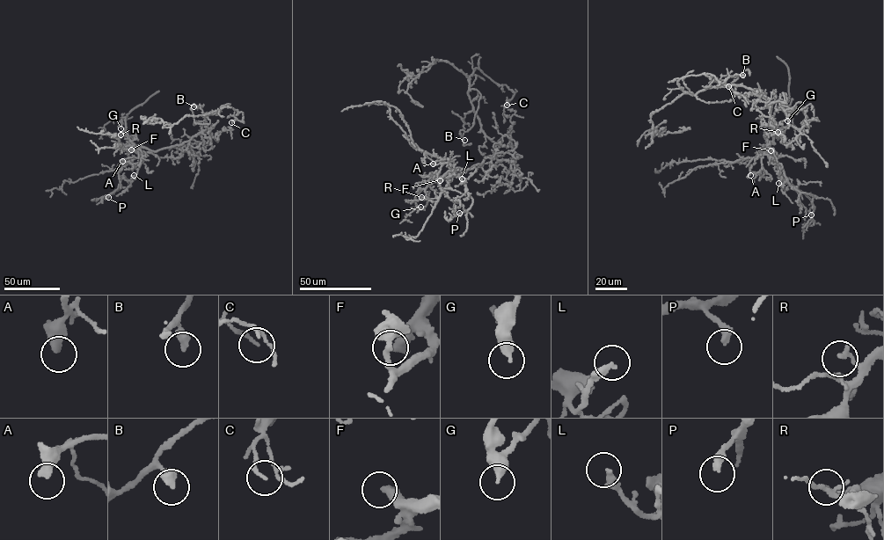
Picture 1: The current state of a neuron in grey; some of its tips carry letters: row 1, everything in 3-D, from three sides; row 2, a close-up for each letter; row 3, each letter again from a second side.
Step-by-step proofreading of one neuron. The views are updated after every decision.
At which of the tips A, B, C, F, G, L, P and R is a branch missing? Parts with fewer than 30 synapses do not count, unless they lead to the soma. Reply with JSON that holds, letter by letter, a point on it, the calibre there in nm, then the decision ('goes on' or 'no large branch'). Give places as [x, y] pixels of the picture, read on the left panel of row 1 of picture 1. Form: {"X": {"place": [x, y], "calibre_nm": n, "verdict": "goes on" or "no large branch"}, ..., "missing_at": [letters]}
{"A": {"place": [122, 161], "calibre_nm": 440, "verdict": "no large branch"}, "B": {"place": [193, 106], "calibre_nm": 400, "verdict": "no large branch"}, "C": {"place": [231, 122], "calibre_nm": 130, "verdict": "no large branch"}, "F": {"place": [131, 149], "calibre_nm": 400, "verdict": "goes on"}, "G": {"place": [120, 128], "calibre_nm": 340, "verdict": "no large branch"}, "L": {"place": [134, 175], "calibre_nm": 280, "verdict": "no large branch"}, "P": {"place": [108, 197], "calibre_nm": 320, "verdict": "no large branch"}, "R": {"place": [120, 134], "calibre_nm": 150, "verdict": "no large branch"}, "missing_at": ["F"]}

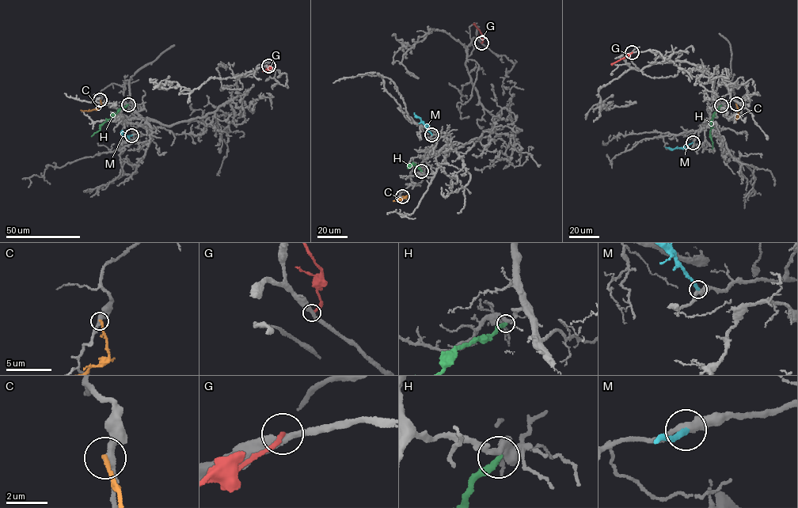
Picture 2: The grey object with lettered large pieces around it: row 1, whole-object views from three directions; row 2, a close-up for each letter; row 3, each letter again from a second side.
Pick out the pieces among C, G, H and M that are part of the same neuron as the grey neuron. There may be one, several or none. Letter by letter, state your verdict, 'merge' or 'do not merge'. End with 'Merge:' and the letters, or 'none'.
C: do not merge
G: do not merge
H: do not merge
M: merge
Merge: M

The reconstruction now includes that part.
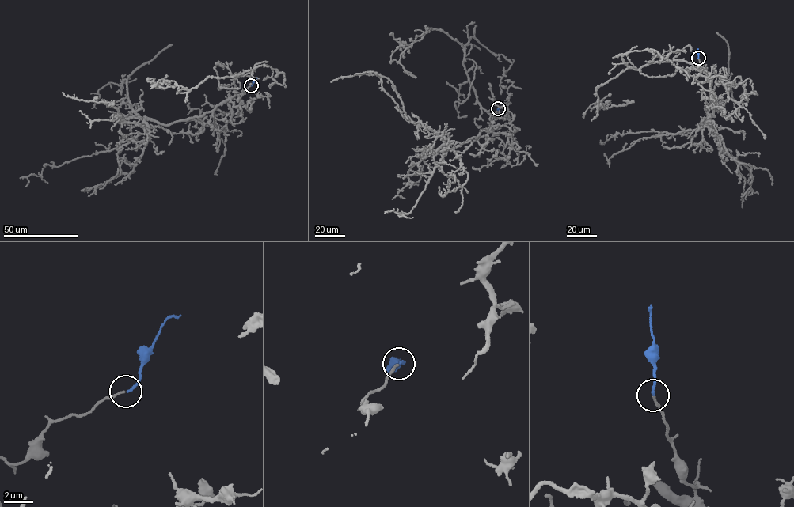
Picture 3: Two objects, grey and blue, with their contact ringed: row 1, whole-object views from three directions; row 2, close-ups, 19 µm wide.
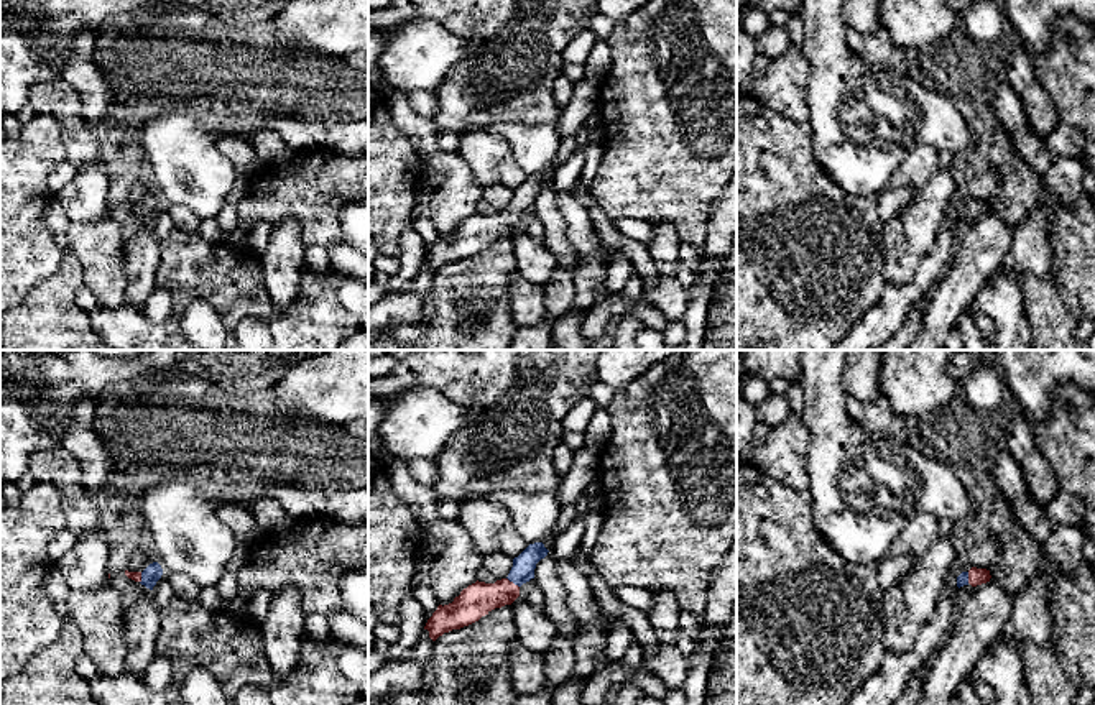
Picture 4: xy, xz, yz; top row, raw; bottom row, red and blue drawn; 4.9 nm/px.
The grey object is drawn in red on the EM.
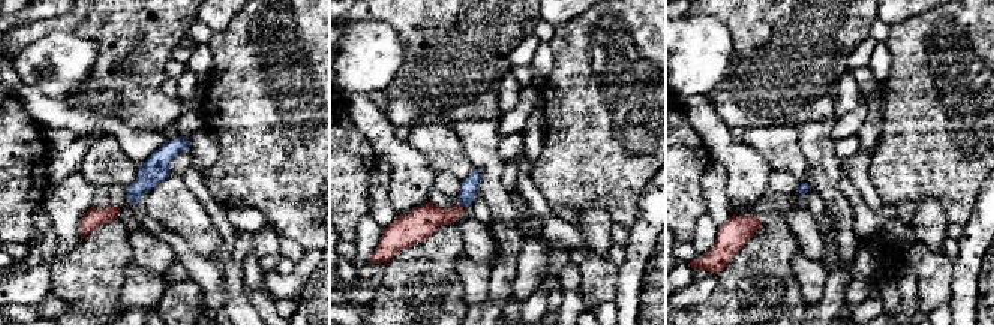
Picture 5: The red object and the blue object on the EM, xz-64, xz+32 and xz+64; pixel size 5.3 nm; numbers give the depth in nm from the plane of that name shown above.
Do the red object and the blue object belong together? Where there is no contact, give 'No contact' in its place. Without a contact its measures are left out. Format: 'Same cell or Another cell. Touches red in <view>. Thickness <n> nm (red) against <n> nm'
Same cell. Touches red in xz. Thickness 160 nm (red) against 110 nm

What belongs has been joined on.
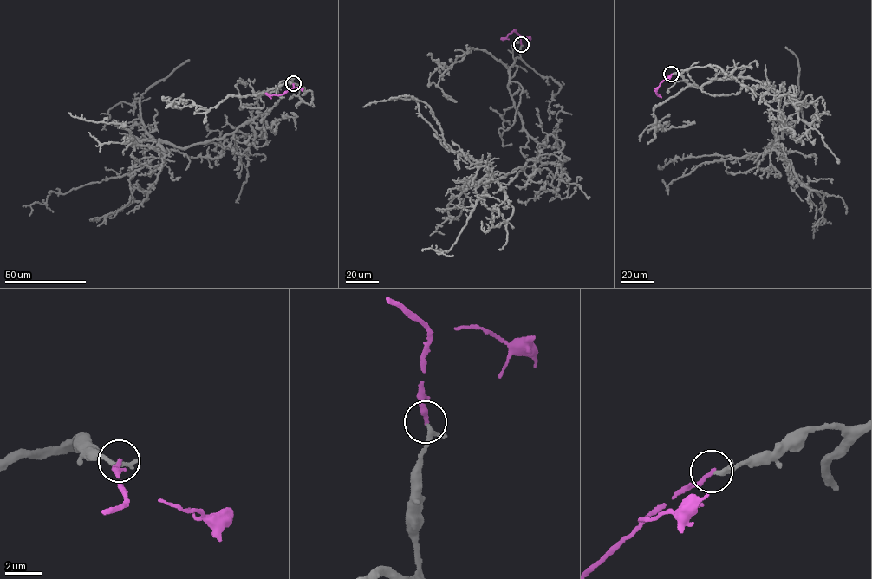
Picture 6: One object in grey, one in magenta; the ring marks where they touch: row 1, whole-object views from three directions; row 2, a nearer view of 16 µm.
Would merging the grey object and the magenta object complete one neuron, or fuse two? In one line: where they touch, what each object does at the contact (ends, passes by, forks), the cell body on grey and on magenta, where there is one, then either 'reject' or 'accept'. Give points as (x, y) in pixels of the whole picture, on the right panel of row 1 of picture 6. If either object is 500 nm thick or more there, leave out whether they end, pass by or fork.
(671, 74) | grey passes by | magenta ends | grey none | magenta none | accept

